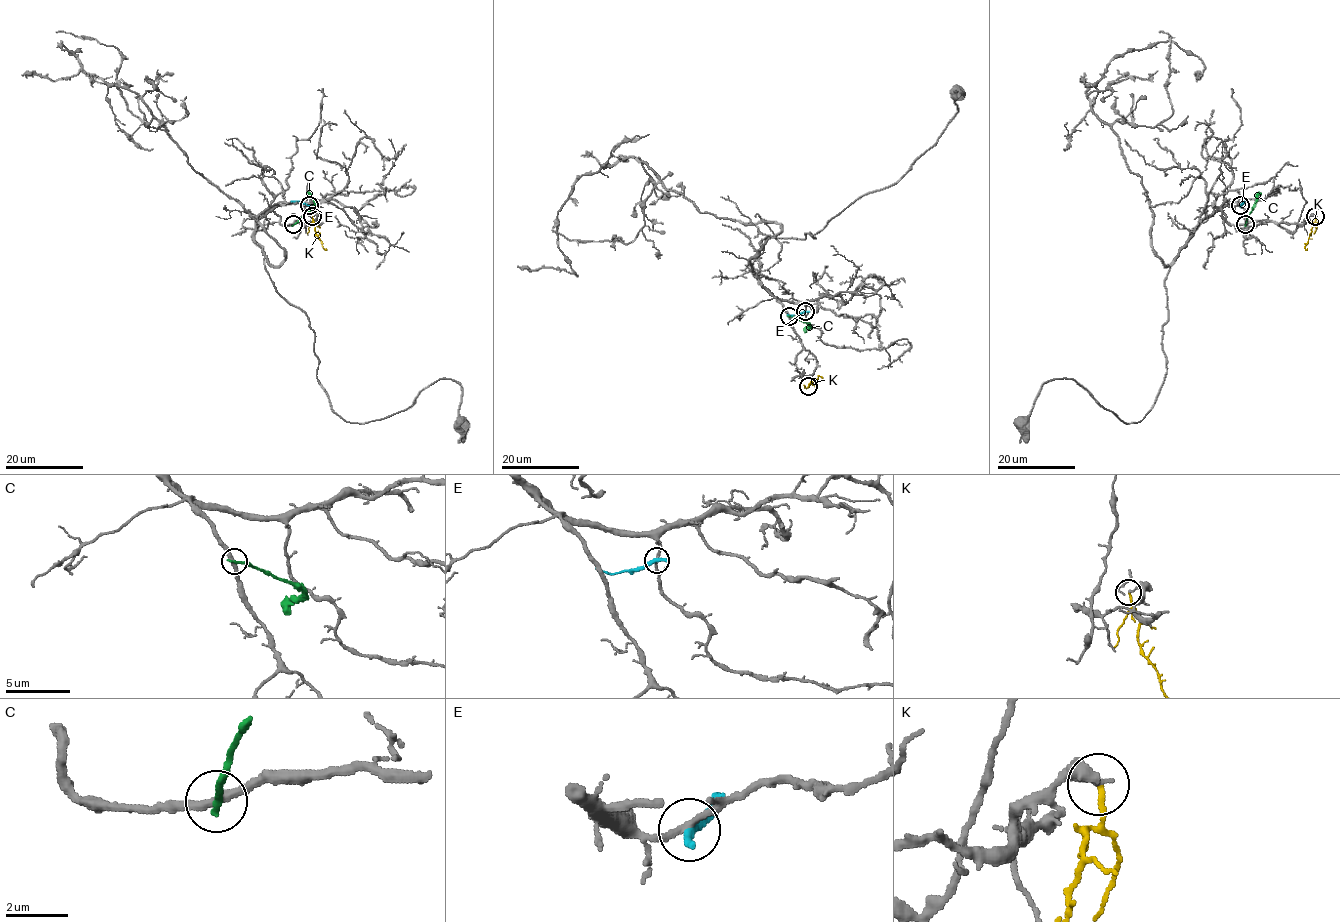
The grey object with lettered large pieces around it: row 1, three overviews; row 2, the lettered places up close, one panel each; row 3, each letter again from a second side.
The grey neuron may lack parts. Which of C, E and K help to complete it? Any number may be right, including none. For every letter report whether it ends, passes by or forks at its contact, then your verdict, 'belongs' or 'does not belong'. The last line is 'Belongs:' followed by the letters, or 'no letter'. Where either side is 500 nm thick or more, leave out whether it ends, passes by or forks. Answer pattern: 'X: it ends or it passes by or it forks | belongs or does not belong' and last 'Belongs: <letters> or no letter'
C: it ends | does not belong
E: it ends | does not belong
K: it ends | does not belong
Belongs: no letter

